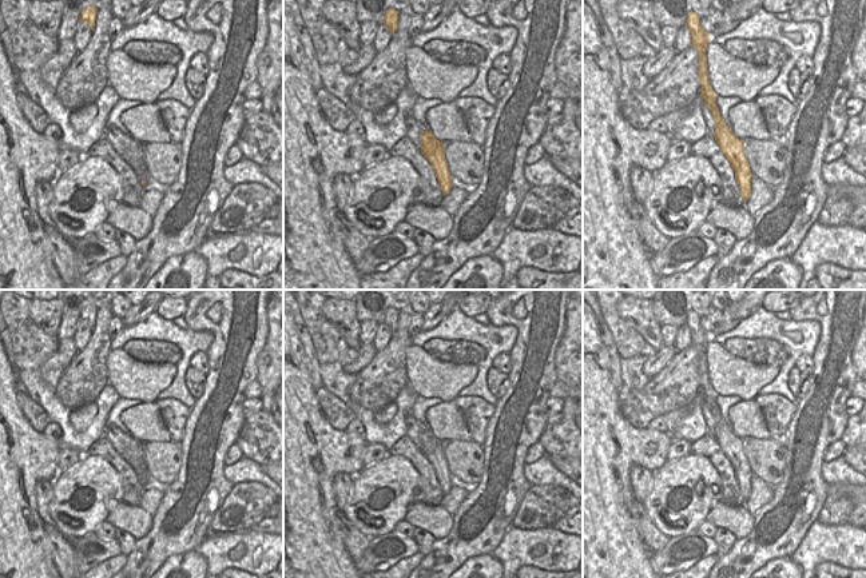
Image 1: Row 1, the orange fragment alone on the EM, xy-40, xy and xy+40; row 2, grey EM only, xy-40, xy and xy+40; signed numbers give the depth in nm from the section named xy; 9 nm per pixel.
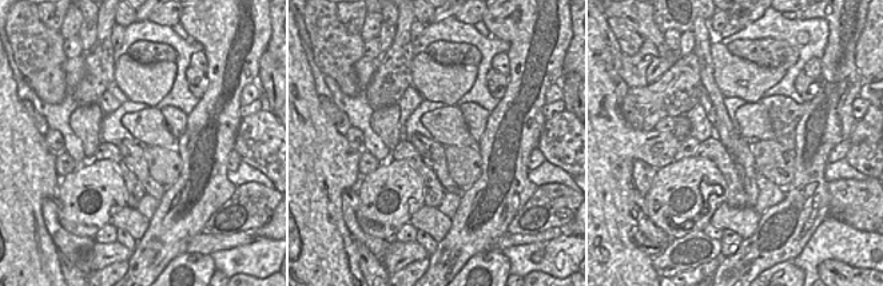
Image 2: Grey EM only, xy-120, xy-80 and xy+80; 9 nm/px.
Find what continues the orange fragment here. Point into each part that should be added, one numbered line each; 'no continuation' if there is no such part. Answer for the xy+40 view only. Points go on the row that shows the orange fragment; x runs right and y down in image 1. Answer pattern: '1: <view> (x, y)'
no continuation

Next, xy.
no continuation

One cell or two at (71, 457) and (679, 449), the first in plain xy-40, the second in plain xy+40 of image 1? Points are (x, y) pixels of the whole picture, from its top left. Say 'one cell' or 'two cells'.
one cell

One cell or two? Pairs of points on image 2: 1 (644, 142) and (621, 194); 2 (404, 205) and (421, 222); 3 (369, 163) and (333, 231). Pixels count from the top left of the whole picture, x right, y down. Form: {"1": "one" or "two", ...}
{"1": "one", "2": "two", "3": "two"}

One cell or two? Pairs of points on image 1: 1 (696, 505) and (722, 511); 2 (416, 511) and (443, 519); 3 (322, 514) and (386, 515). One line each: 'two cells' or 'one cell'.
1: two cells
2: one cell
3: two cells

